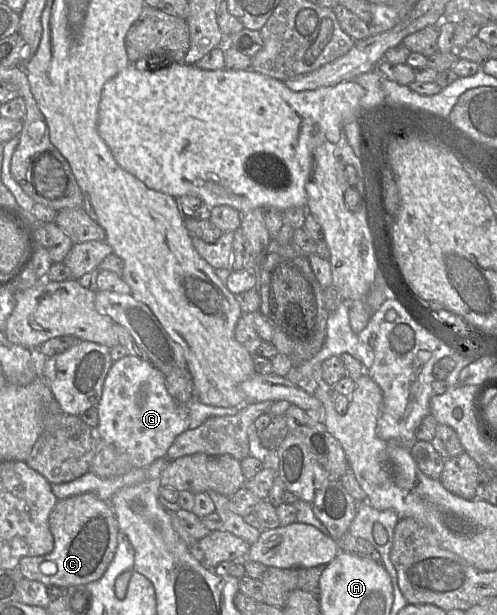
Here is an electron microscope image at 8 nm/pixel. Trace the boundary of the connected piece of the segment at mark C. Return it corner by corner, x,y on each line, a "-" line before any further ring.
92,493
75,495
57,501
48,522
53,550
42,556
22,557
17,568
23,578
41,582
46,587
86,585
99,580
112,562
118,546
120,530
110,503

